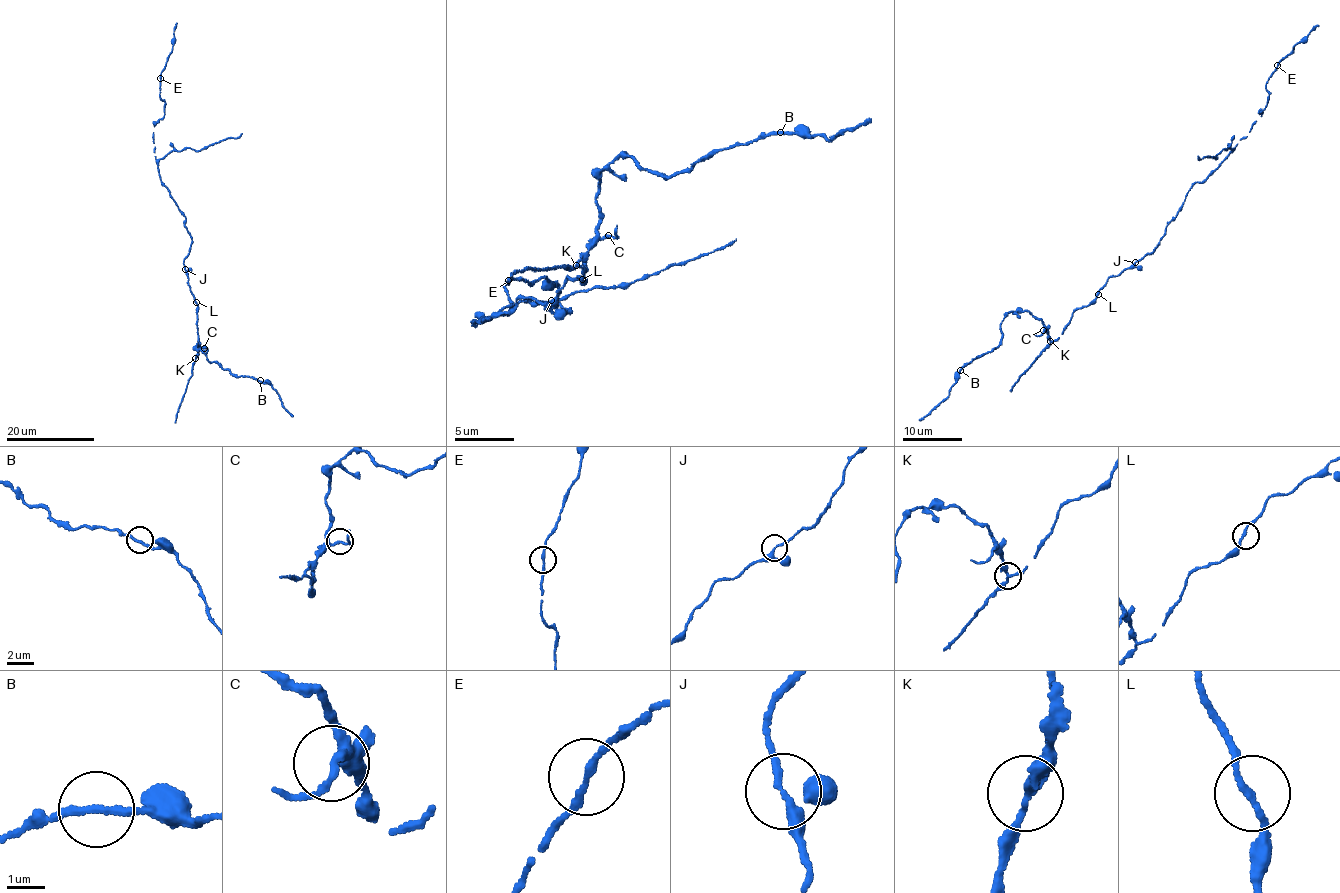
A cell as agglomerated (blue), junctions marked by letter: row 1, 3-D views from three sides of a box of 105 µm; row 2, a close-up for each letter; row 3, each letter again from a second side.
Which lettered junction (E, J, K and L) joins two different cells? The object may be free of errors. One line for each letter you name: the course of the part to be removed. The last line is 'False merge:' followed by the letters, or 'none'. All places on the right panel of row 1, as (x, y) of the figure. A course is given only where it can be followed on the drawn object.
K: foreign part runs (1051, 341), (1041, 319), (1028, 311), (1007, 313), (1000, 324), (997, 347), (963, 367), (949, 394), (919, 420)
False merge: K

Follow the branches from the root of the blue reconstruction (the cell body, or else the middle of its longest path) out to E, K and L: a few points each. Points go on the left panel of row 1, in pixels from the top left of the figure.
E: (184, 268), (191, 237), (185, 225), (185, 218), (160, 179), (154, 153), (155, 123), (164, 117), (160, 79)
K: (184, 268), (197, 305), (198, 345), (195, 357)
L: (184, 268), (196, 302)

